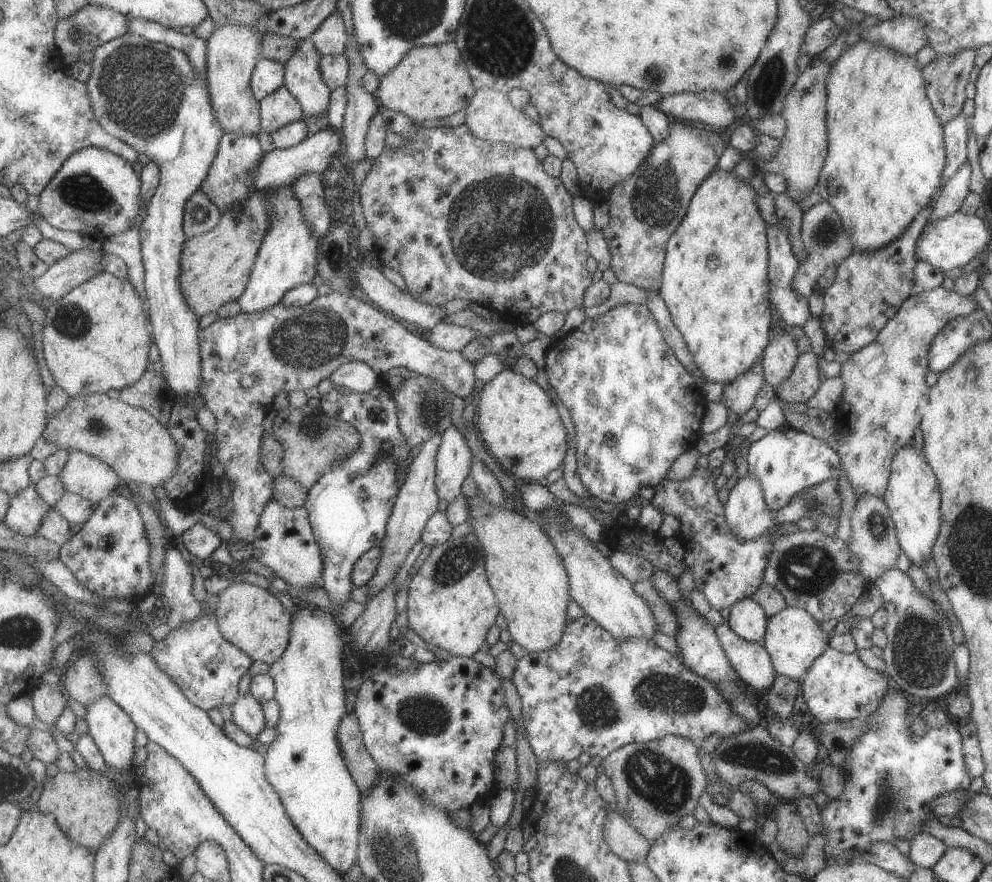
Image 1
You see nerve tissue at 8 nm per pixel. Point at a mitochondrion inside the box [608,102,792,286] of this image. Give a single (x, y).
(656, 194)

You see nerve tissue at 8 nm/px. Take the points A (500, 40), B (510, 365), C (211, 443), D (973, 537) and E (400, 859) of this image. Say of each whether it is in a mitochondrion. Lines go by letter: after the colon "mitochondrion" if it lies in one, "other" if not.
A: mitochondrion
B: other
C: other
D: mitochondrion
E: mitochondrion

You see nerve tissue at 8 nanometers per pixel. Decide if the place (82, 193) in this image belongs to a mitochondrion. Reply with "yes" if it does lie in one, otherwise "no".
yes

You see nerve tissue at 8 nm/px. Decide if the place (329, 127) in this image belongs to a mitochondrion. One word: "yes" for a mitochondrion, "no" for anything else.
no

